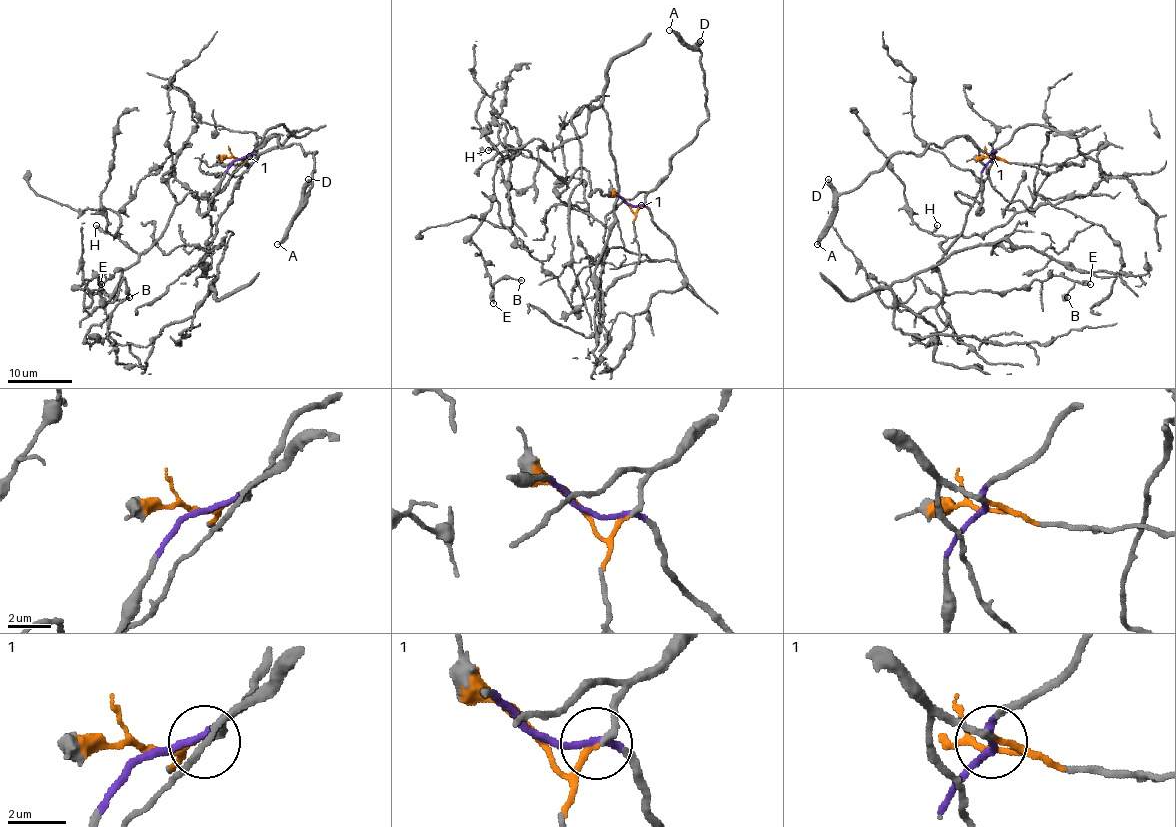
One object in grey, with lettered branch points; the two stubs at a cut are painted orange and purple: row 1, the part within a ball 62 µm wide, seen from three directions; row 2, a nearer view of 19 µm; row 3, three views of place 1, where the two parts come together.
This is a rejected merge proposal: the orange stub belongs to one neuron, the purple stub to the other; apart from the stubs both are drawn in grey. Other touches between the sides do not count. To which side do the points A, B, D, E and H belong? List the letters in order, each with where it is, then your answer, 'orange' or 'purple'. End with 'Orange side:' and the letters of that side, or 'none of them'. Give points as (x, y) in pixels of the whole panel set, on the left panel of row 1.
A: place (277, 244); orange
B: place (129, 297); purple
D: place (308, 179); orange
E: place (101, 284); purple
H: place (96, 225); purple
Orange side: A, D

